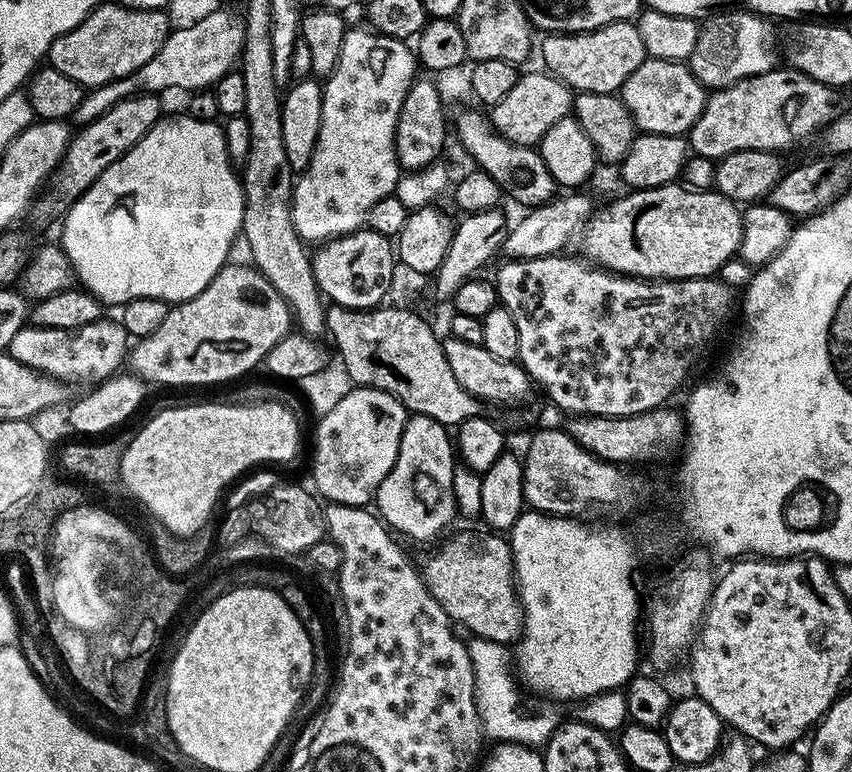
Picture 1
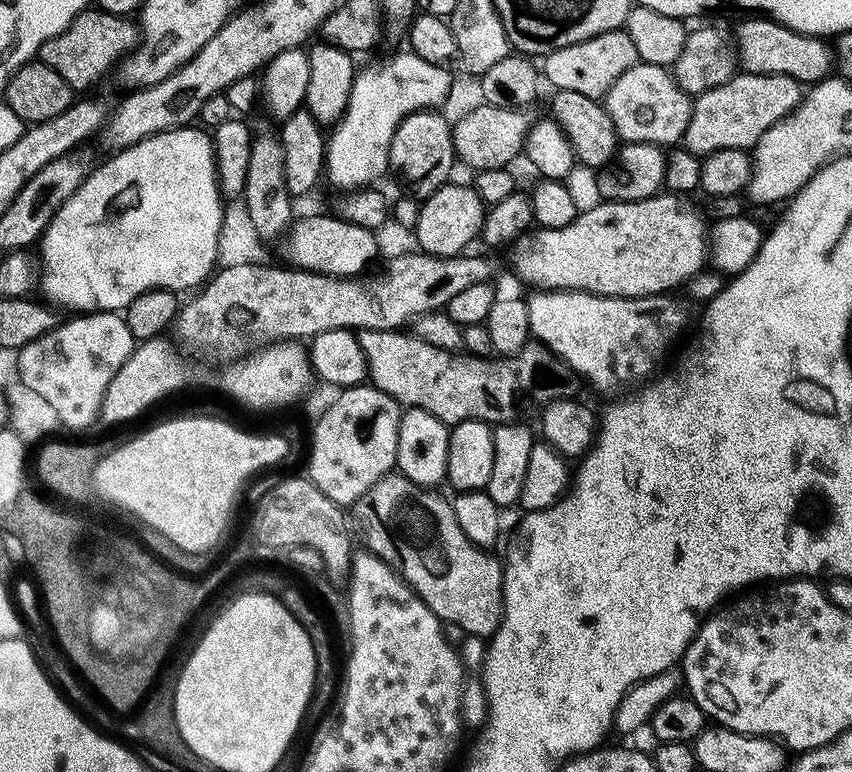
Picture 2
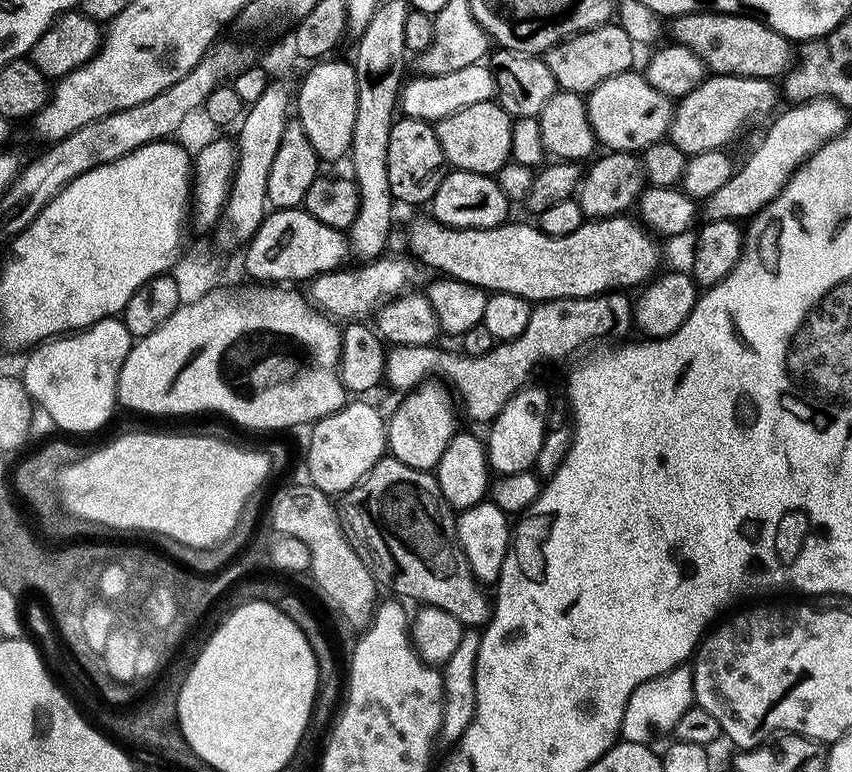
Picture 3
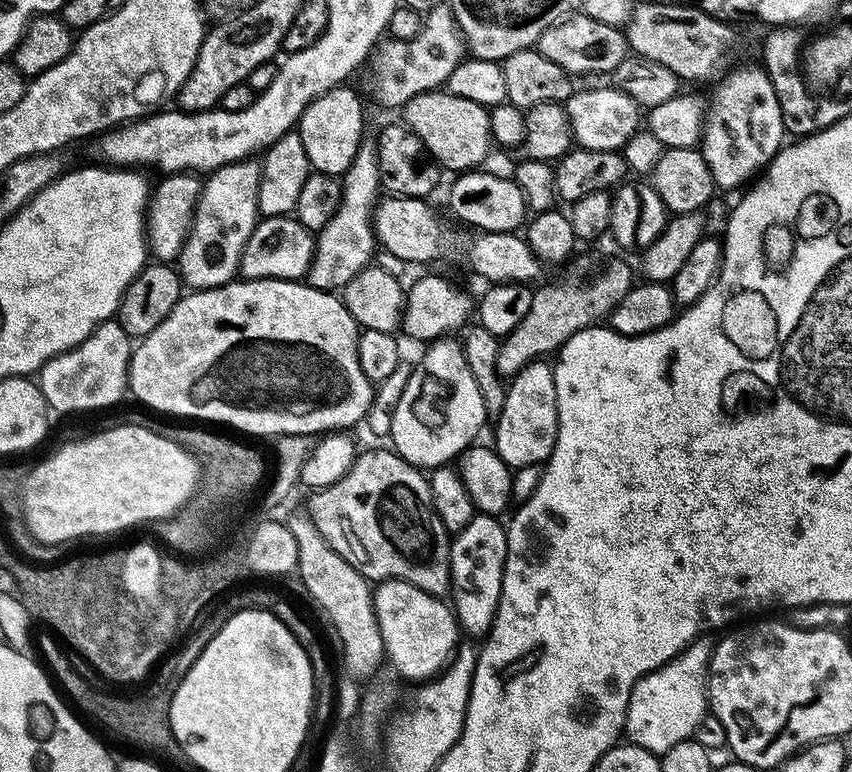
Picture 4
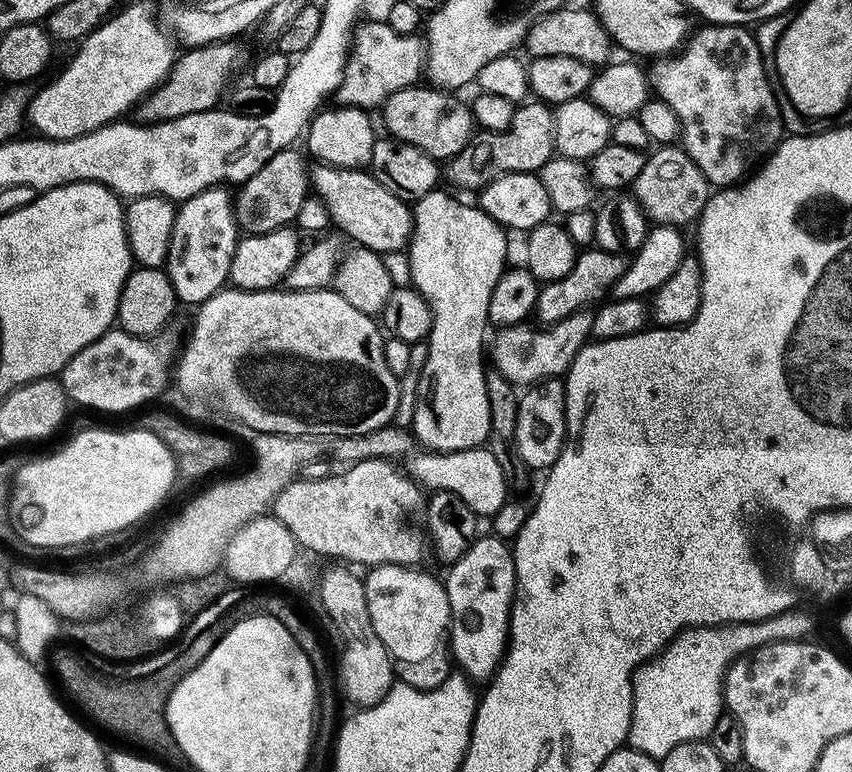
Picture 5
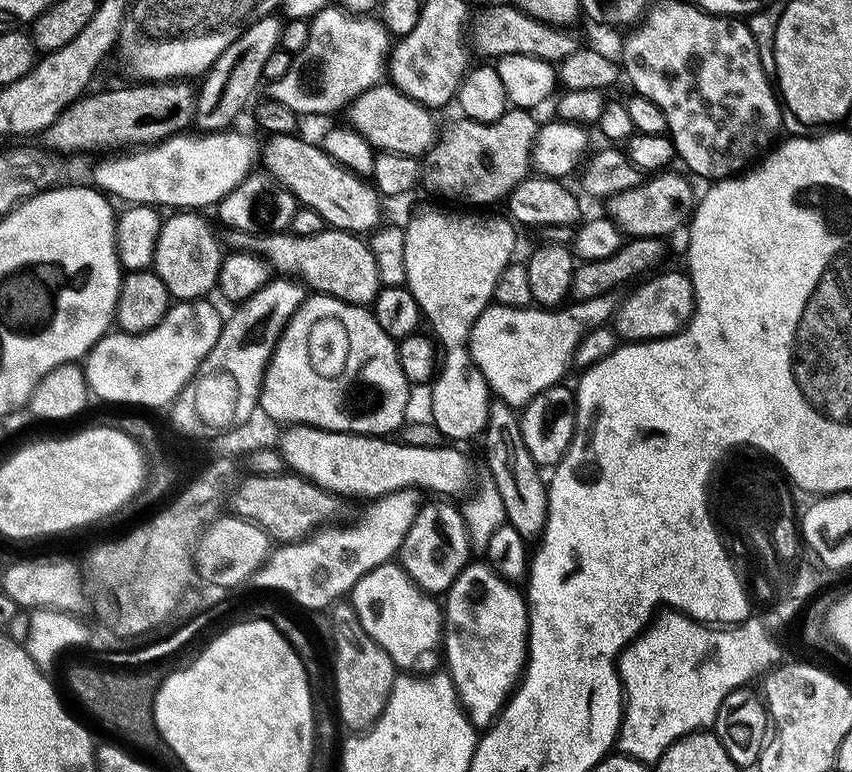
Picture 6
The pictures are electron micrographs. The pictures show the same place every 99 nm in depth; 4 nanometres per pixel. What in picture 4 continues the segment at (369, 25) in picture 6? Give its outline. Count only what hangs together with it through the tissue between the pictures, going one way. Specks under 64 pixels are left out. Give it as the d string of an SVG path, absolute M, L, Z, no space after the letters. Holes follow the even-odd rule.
M441 2L424 16L422 30L409 40L385 39L375 49L376 98L388 108L403 109L410 98L423 92L435 92L447 85L450 74L466 59L464 36L452 13L452 5Z

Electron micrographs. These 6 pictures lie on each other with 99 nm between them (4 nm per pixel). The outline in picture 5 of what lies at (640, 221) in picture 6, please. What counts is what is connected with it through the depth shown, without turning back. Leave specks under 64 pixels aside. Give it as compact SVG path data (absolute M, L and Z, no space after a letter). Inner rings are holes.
M660 146L655 149L653 156L649 155L642 166L642 174L634 178L630 185L631 195L636 197L644 215L653 225L675 224L685 226L699 221L708 205L710 185L708 179L694 166L694 158L686 154L680 146Z

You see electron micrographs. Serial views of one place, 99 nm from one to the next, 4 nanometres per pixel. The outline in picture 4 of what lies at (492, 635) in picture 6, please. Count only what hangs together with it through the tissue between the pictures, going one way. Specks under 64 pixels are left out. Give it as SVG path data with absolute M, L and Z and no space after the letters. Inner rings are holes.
M477 514L461 532L455 533L452 542L452 583L454 596L454 611L459 627L472 636L483 637L492 631L492 623L496 618L496 611L502 603L500 595L504 586L504 567L508 562L508 530L497 517Z

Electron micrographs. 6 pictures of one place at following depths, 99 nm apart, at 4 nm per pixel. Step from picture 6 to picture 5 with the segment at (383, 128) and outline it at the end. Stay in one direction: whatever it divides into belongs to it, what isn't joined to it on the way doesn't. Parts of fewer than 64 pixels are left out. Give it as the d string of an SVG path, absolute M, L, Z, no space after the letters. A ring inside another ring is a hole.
M431 86L420 87L403 88L390 94L390 98L384 101L382 113L384 112L384 124L388 127L387 135L393 140L418 146L418 150L430 154L437 162L447 162L474 139L471 107L455 100L451 91Z

